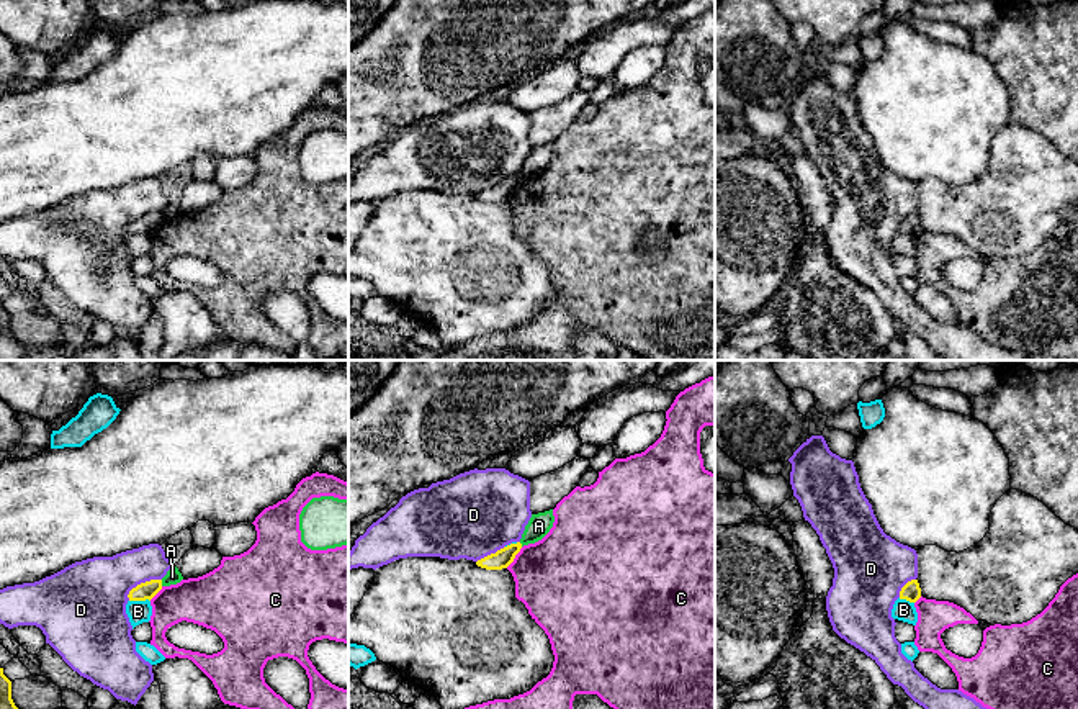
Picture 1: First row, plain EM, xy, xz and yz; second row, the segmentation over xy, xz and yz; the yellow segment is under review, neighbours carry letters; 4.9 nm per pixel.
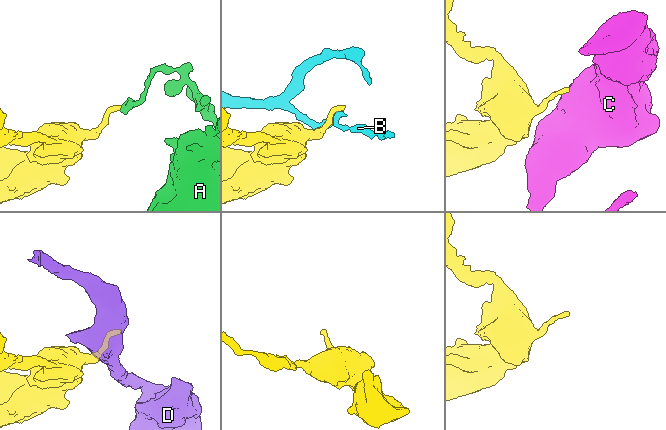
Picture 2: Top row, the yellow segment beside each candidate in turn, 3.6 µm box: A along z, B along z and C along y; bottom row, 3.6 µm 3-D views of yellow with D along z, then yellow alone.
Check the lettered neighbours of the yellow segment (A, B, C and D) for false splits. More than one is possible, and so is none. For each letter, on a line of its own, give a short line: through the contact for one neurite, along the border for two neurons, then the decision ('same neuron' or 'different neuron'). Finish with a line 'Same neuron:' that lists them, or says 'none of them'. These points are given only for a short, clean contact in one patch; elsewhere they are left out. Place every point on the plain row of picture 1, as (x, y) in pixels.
A: line xy (161, 213), (162, 218); different neuron
B: line xy (149, 233), (130, 234); different neuron
C: line xz (522, 180), (506, 200); different neuron
D: different neuron
Same neuron: none of them

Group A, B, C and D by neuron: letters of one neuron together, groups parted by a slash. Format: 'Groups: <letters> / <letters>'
Groups: A / B / C / D

